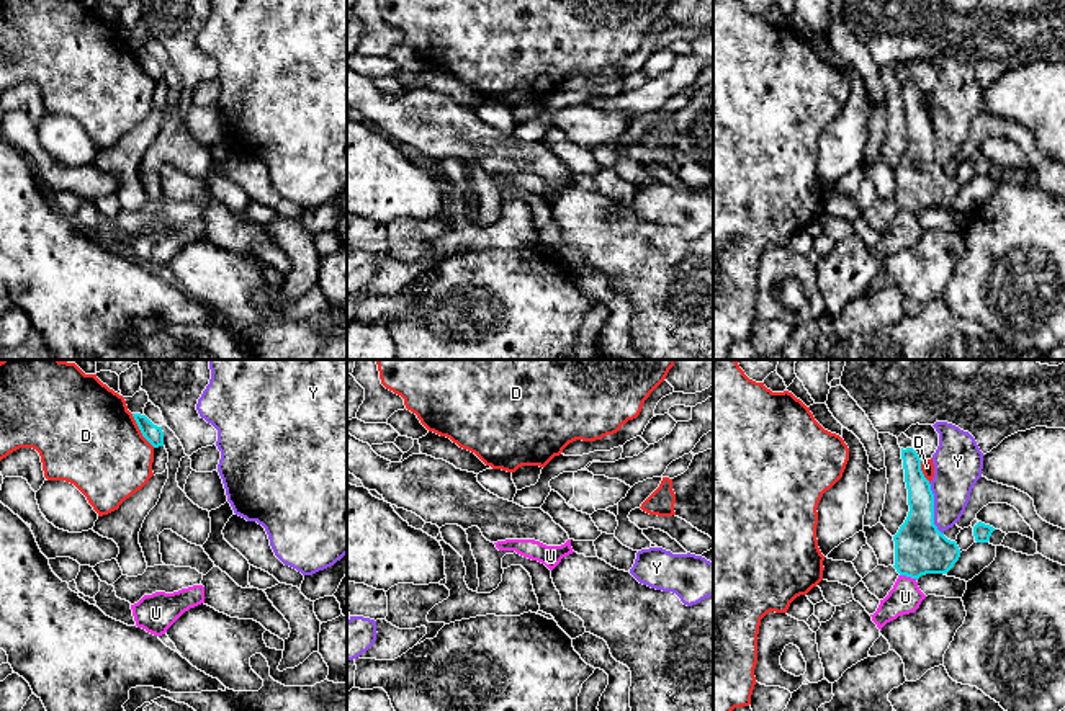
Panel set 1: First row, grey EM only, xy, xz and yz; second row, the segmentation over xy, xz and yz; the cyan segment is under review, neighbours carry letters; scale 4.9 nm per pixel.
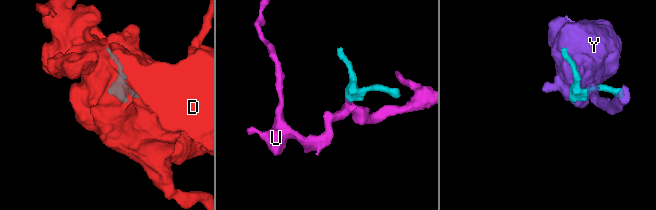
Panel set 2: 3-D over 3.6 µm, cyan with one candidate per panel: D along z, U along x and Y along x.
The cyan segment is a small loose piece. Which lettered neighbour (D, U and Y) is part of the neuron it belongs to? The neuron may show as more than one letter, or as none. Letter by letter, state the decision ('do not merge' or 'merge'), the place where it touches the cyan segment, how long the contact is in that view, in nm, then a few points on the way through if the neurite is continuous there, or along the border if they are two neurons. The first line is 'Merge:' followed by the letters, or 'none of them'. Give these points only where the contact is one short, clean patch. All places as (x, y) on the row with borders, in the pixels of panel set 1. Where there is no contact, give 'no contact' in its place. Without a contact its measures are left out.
Merge: none of them
D: do not merge; contact xy (139, 429); length 200 nm
U: do not merge; contact yz (908, 576); length 90 nm; border yz (900, 574), (916, 579)
Y: do not merge; contact yz (933, 509); length 260 nm; border yz (928, 482), (933, 492), (933, 523), (943, 533)

